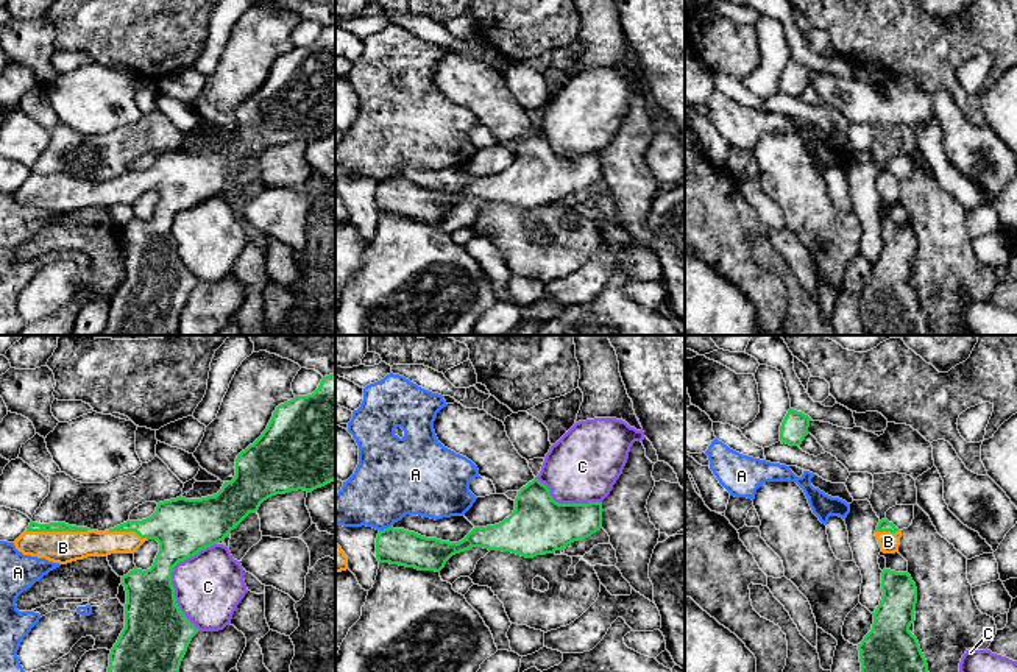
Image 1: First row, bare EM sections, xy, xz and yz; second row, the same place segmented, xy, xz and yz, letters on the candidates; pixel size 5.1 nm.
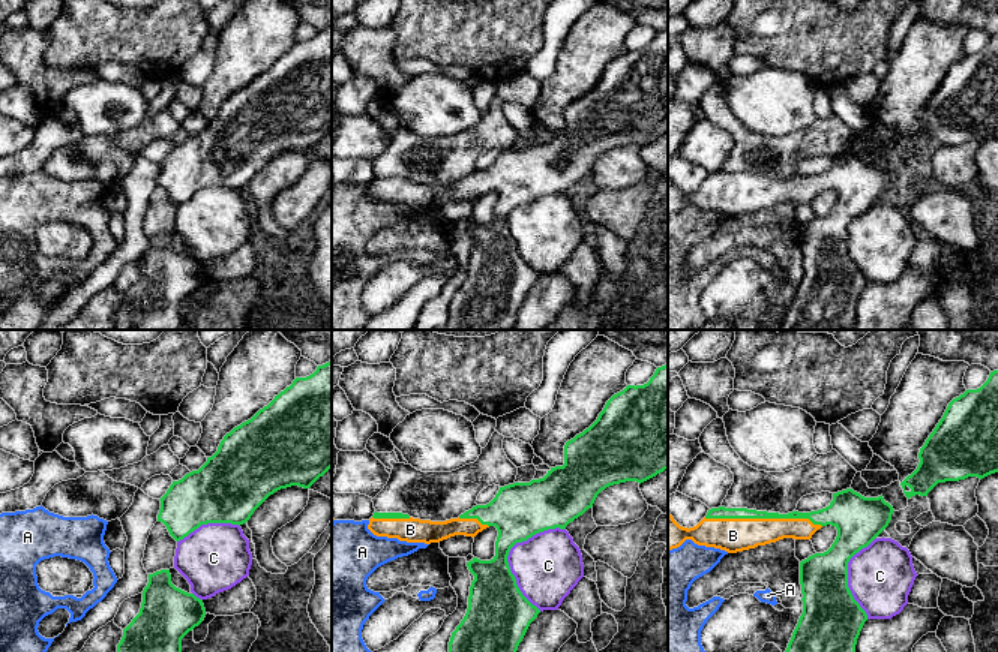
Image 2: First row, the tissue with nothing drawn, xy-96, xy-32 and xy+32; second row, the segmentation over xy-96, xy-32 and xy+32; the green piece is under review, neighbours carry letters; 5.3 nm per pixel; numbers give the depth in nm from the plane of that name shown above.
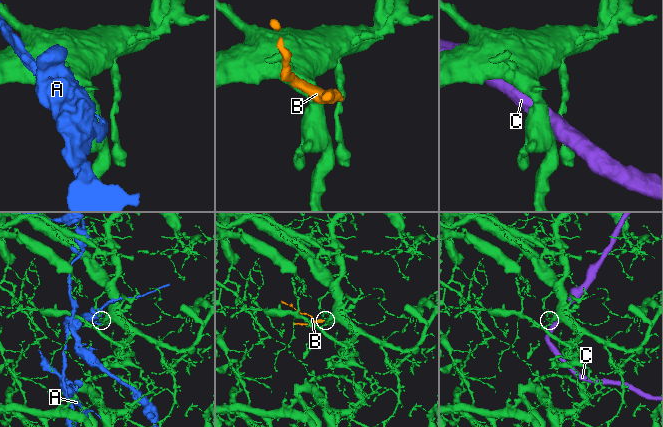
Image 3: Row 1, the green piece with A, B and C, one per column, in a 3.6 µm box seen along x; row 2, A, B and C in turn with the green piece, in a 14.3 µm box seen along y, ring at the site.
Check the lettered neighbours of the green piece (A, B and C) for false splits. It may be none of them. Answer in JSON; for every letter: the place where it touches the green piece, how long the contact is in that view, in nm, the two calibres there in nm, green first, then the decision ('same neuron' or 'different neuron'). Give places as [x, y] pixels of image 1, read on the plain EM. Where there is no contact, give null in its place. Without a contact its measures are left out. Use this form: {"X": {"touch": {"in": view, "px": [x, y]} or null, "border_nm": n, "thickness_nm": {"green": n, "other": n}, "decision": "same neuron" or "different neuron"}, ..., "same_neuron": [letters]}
{"A": {"touch": {"in": "xz", "px": [384, 180]}, "border_nm": 70, "thickness_nm": {"green": 190, "other": 380}, "decision": "different neuron"}, "B": {"touch": {"in": "xy", "px": [56, 181]}, "border_nm": 340, "thickness_nm": {"green": 50, "other": 170}, "decision": "same neuron"}, "C": {"touch": {"in": "xy", "px": [170, 229]}, "border_nm": 460, "thickness_nm": {"green": 300, "other": 360}, "decision": "different neuron"}, "same_neuron": ["B"]}

